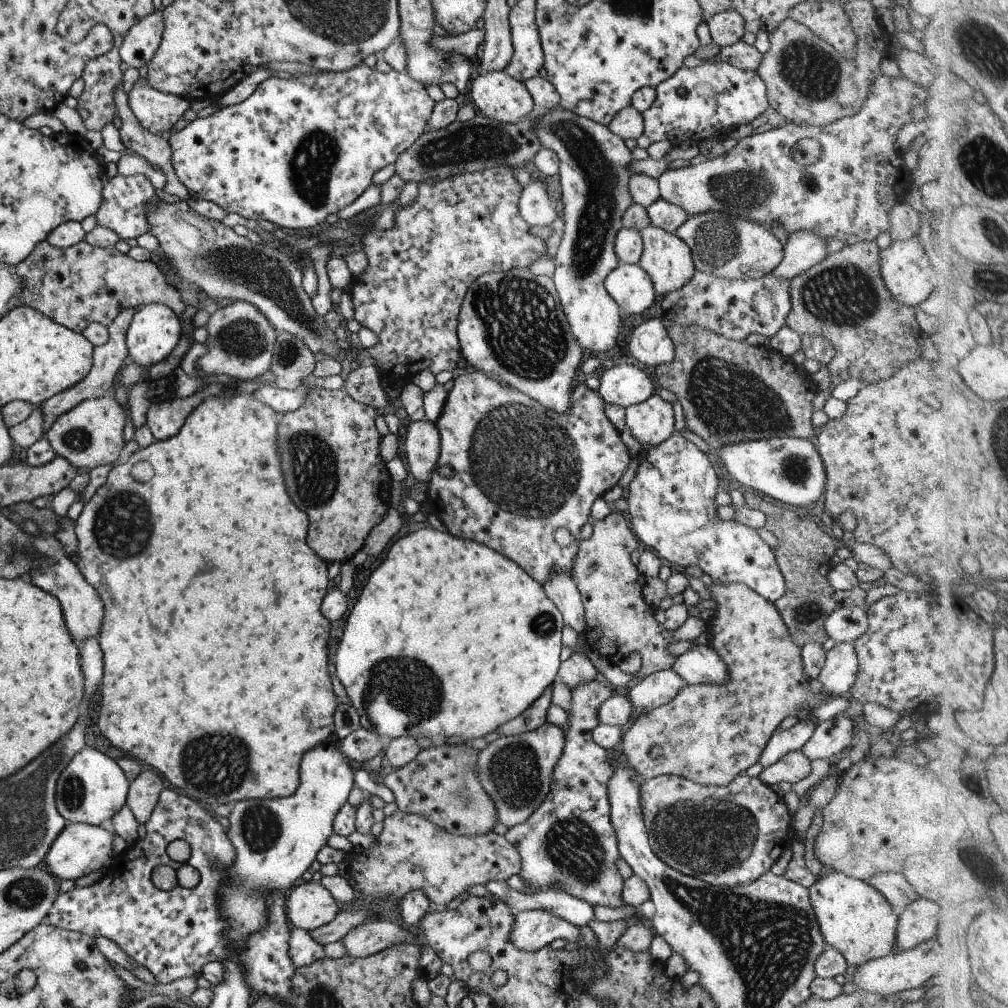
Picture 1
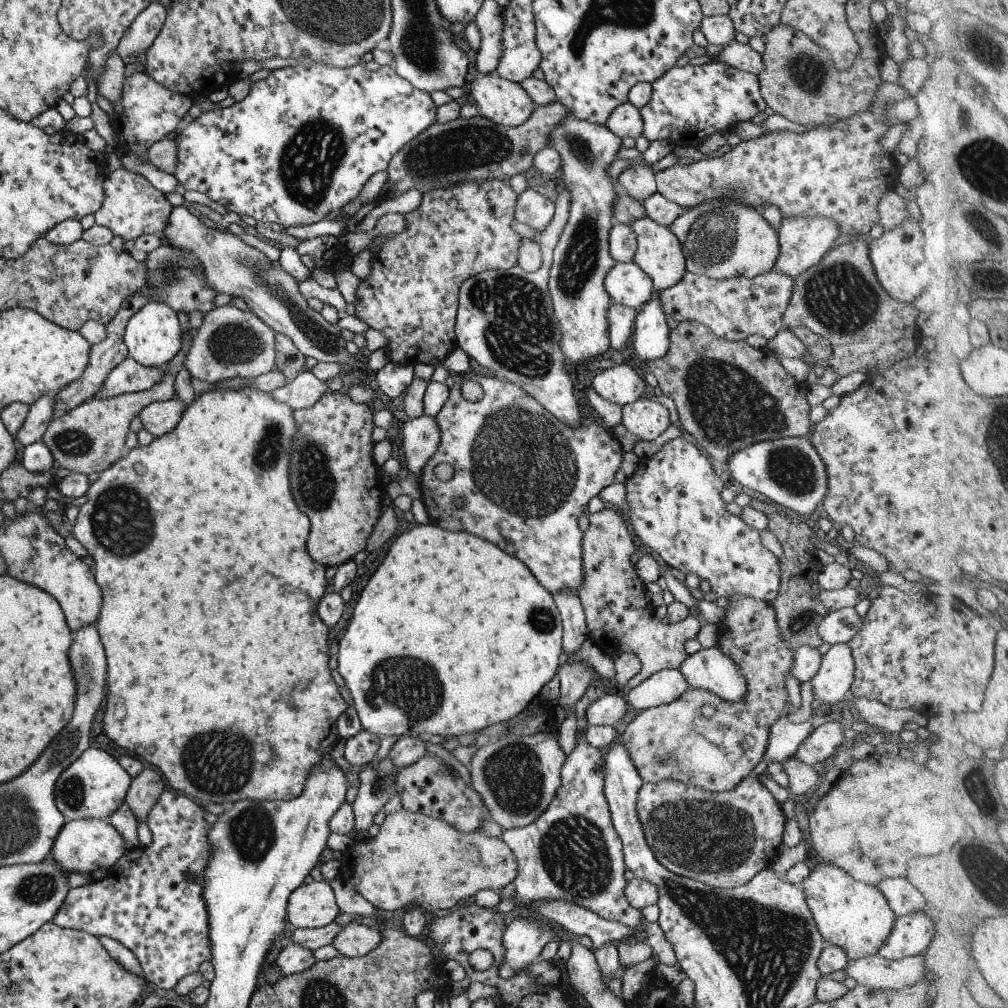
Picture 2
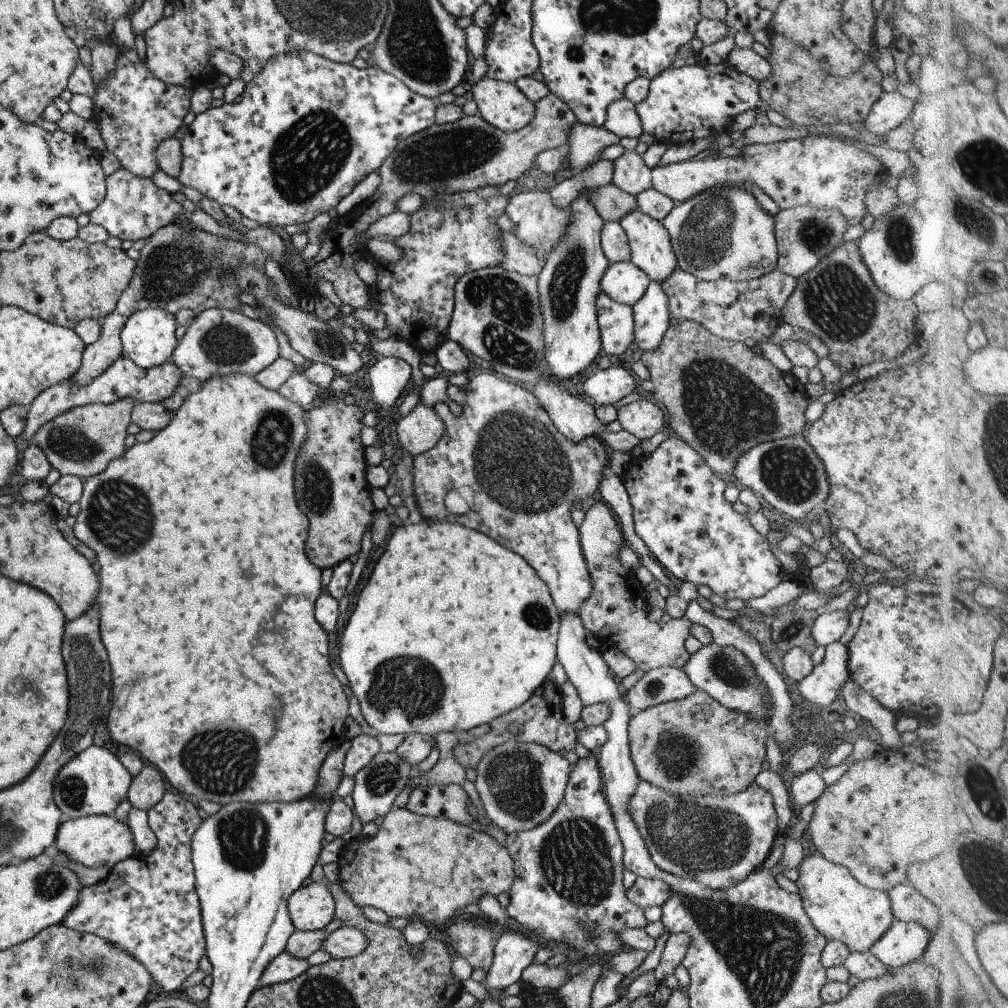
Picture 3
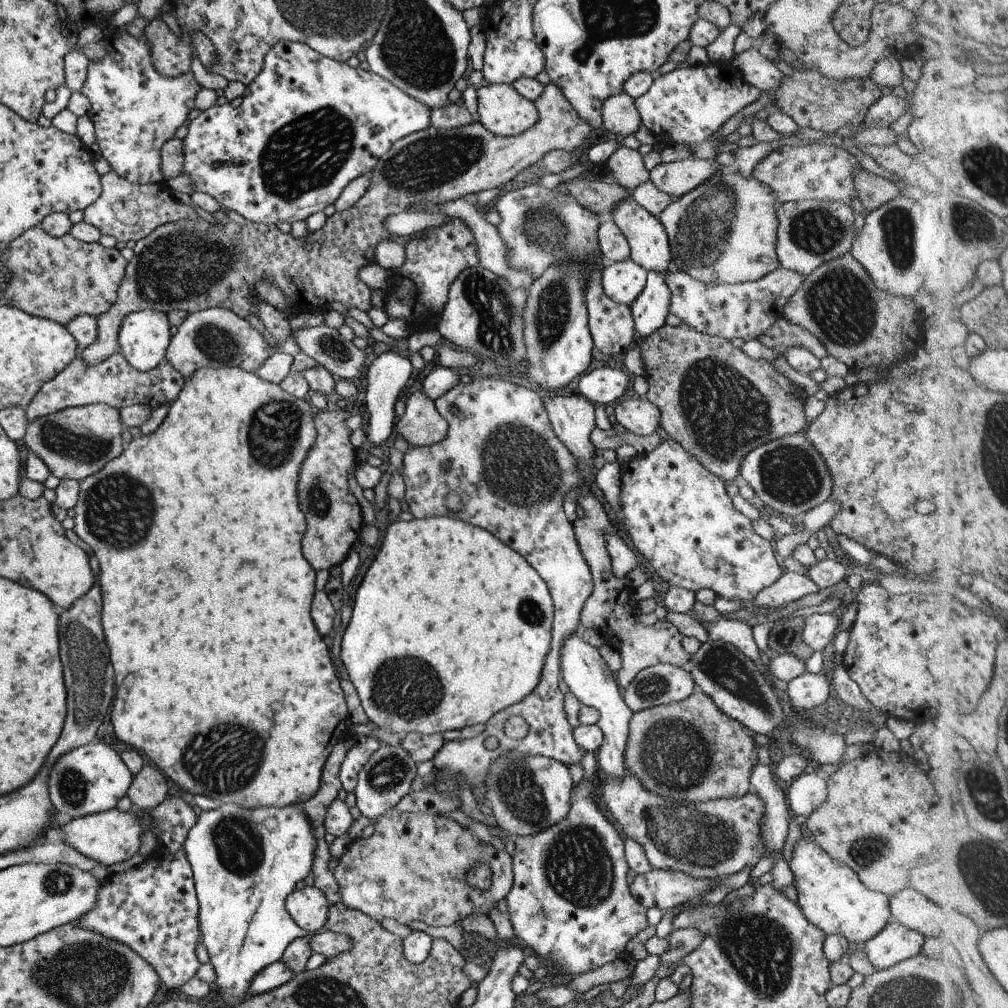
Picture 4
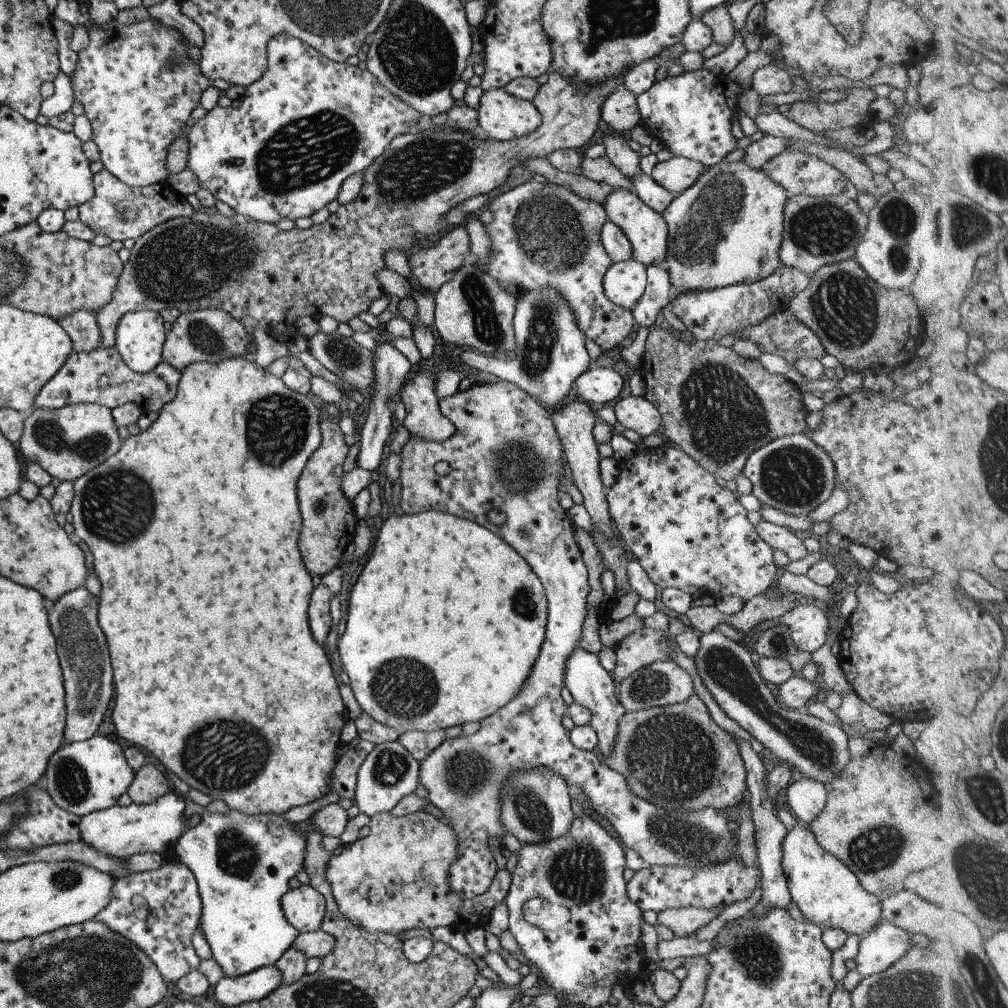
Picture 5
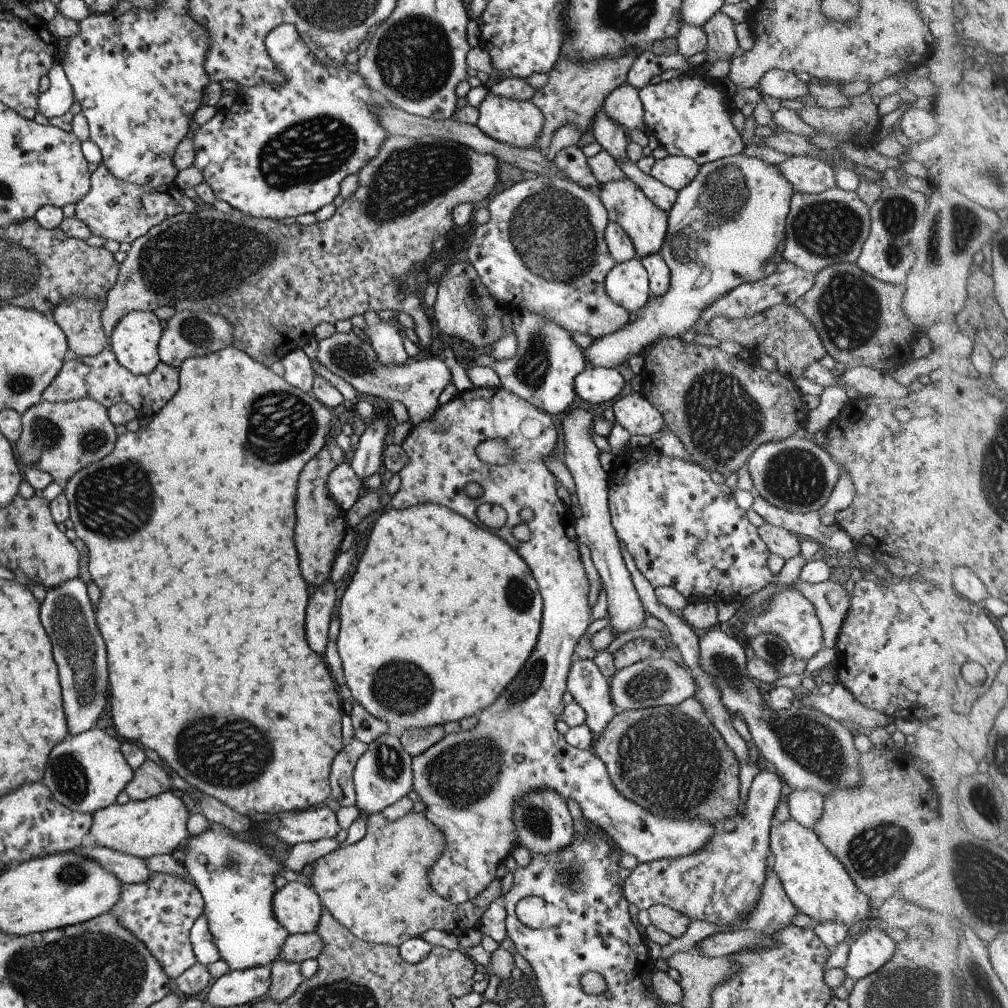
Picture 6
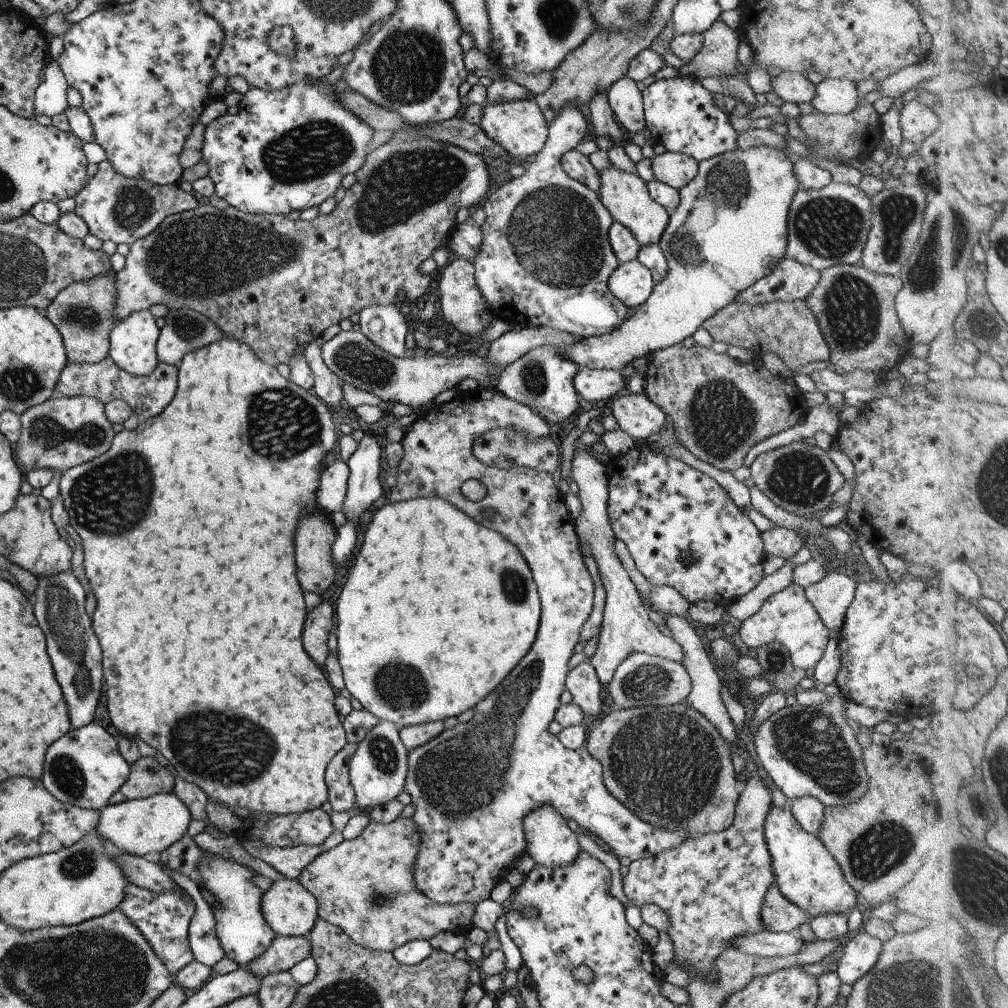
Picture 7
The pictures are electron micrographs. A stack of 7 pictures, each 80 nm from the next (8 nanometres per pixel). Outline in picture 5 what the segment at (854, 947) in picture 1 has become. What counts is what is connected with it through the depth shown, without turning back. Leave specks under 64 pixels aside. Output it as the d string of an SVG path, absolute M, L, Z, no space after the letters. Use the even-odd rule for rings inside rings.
M797 826L788 831L782 840L781 866L786 876L791 900L805 917L804 920L817 925L821 930L841 929L847 936L855 934L861 938L881 921L881 901L874 894L868 893L859 884L857 877L841 861L825 852L811 832Z

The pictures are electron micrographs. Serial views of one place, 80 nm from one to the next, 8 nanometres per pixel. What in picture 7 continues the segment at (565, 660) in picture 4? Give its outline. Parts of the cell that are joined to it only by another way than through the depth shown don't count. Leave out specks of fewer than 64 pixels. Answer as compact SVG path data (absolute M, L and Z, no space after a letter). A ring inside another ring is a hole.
M587 660L568 670L564 688L571 695L572 702L589 718L597 719L597 716L603 712L604 687Z

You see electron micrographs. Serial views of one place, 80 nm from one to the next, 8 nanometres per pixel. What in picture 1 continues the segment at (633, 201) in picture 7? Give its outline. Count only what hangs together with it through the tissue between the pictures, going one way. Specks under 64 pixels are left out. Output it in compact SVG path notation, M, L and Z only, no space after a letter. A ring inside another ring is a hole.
M649 224L639 232L642 238L642 251L637 264L652 282L657 298L680 289L687 284L695 271L689 247L675 235Z

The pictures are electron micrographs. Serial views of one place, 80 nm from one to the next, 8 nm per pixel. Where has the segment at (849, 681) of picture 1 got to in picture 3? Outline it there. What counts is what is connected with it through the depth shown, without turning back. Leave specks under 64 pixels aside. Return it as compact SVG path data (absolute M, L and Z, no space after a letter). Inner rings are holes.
M829 643L821 662L795 684L797 700L803 699L827 710L831 702L839 698L844 682L851 678L848 658L848 648L843 643Z

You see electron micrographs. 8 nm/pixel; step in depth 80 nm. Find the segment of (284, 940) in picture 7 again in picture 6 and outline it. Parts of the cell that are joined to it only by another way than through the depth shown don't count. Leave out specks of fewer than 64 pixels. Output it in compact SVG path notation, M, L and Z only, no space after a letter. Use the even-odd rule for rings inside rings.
M315 932L295 933L289 935L277 959L285 959L296 963L305 959L316 959L323 948L322 938Z

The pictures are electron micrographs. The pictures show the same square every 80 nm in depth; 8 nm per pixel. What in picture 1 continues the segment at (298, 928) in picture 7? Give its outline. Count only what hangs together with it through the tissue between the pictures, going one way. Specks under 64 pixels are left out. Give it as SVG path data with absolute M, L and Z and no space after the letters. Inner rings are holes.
M297 882L285 894L286 920L291 922L292 927L315 930L333 920L339 906L335 901L319 882Z

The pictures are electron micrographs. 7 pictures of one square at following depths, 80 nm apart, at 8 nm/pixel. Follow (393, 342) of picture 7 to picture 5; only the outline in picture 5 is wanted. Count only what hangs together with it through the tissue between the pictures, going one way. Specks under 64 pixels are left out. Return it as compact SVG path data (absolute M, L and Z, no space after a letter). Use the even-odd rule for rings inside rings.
M388 336L376 341L374 352L372 354L372 373L374 381L369 390L371 396L368 398L368 410L365 422L361 430L357 433L359 441L359 452L356 456L356 467L364 468L369 472L375 471L379 466L383 447L386 446L387 438L391 434L391 417L392 412L387 407L390 404L390 399L400 392L400 388L406 382L407 374L411 370L411 363L394 347L390 345Z

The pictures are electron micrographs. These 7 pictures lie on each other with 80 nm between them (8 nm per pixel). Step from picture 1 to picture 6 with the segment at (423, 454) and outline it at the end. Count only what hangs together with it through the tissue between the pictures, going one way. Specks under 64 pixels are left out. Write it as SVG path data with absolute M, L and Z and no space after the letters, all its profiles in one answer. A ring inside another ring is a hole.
M335 331L331 336L317 341L315 359L329 372L350 384L359 396L380 396L385 400L403 404L413 427L432 418L439 405L438 396L443 387L451 381L451 374L443 362L437 358L429 358L428 355L409 359L402 365L379 364L369 343L359 340L357 334L352 332Z

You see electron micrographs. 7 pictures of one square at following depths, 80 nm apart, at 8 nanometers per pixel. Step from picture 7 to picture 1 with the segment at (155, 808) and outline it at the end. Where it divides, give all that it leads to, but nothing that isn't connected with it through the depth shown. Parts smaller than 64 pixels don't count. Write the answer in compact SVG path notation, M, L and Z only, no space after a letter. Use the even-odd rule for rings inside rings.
M66 823L44 854L42 861L45 862L46 871L60 882L61 880L74 881L99 870L105 861L113 859L111 837L112 834L95 825Z

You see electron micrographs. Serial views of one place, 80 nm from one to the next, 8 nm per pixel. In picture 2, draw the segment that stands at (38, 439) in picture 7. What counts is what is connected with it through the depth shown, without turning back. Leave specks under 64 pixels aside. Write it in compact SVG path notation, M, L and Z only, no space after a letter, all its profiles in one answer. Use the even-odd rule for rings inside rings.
M180 310L176 313L176 317L179 330L181 330L181 348L169 364L165 365L164 375L155 385L144 391L125 393L116 397L91 397L61 416L51 418L41 441L49 449L59 468L83 473L86 476L90 472L101 472L101 470L109 468L121 456L121 448L123 448L131 419L135 418L138 412L149 403L173 399L173 394L175 394L172 385L173 379L183 367L183 359L187 355L192 340L187 333L191 328L188 313Z

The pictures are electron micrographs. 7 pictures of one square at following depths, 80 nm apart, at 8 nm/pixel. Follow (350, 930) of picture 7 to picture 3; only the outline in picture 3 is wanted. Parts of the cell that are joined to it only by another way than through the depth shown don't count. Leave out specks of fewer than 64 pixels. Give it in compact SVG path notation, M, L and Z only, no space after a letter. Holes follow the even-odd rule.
M405 807L389 809L383 815L376 835L361 836L348 842L336 863L337 882L355 906L373 906L389 918L421 919L434 925L450 922L453 917L465 912L461 908L477 903L483 894L496 897L500 892L508 891L514 877L513 861L508 850L485 832L449 819L418 815Z

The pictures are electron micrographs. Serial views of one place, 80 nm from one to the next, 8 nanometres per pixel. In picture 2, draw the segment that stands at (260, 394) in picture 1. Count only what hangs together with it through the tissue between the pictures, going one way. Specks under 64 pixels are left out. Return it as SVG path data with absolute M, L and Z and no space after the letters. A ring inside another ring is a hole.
M305 371L291 382L269 391L267 394L294 411L309 408L327 390L324 382L315 378L310 371Z

